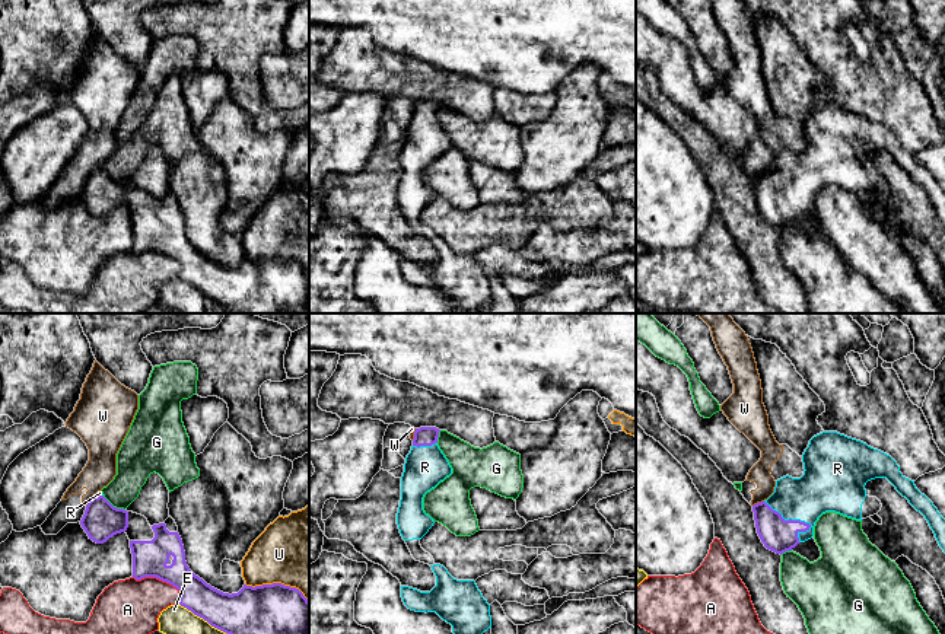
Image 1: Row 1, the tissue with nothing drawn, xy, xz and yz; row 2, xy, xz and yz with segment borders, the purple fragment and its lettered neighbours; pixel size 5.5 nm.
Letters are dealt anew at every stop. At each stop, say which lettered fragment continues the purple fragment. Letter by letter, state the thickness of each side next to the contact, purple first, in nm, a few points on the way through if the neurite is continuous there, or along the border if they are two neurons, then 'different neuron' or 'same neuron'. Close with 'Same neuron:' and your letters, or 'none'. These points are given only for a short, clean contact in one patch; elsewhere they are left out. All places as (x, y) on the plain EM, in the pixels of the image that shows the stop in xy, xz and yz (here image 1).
A: calibres 190 and 340 nm; different neuron
E: calibres 320 and 220 nm; different neuron
G: calibres 200 and 190 nm; different neuron
R: calibres 190 and 260 nm; way yz (779, 209), (780, 201), (789, 193), (821, 162); same neuron
U: calibres 460 and 440 nm; different neuron
W: calibres 190 and 110 nm; border yz (763, 174), (753, 179); different neuron
Same neuron: R

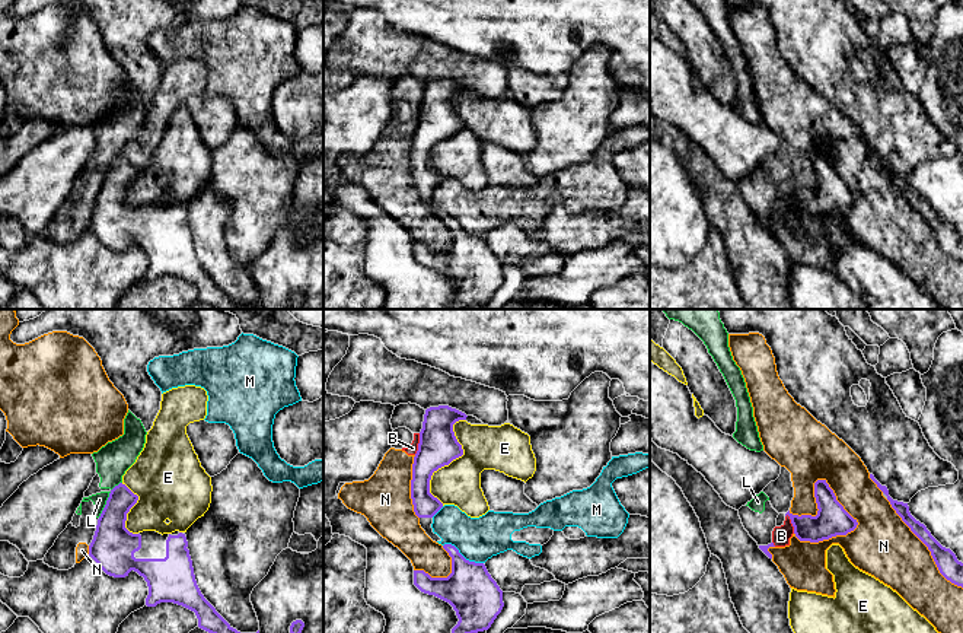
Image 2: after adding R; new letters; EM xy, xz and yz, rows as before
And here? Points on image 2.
B: calibres 220 and 60 nm; border xz (420, 107), (420, 115), (414, 127); different neuron
E: calibres 220 and 240 nm; different neuron
L: calibres 240 and 80 nm; border xy (121, 155), (111, 164), (98, 190); different neuron
M: calibres 280 and 240 nm; different neuron
N: calibres 180 and 360 nm; different neuron
Same neuron: none

